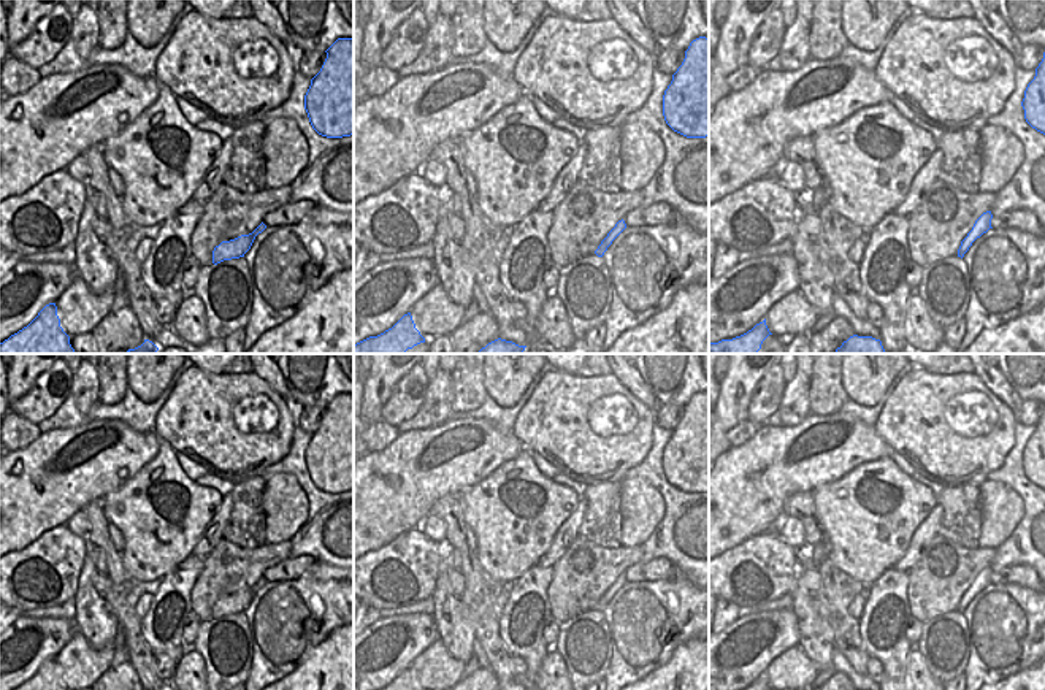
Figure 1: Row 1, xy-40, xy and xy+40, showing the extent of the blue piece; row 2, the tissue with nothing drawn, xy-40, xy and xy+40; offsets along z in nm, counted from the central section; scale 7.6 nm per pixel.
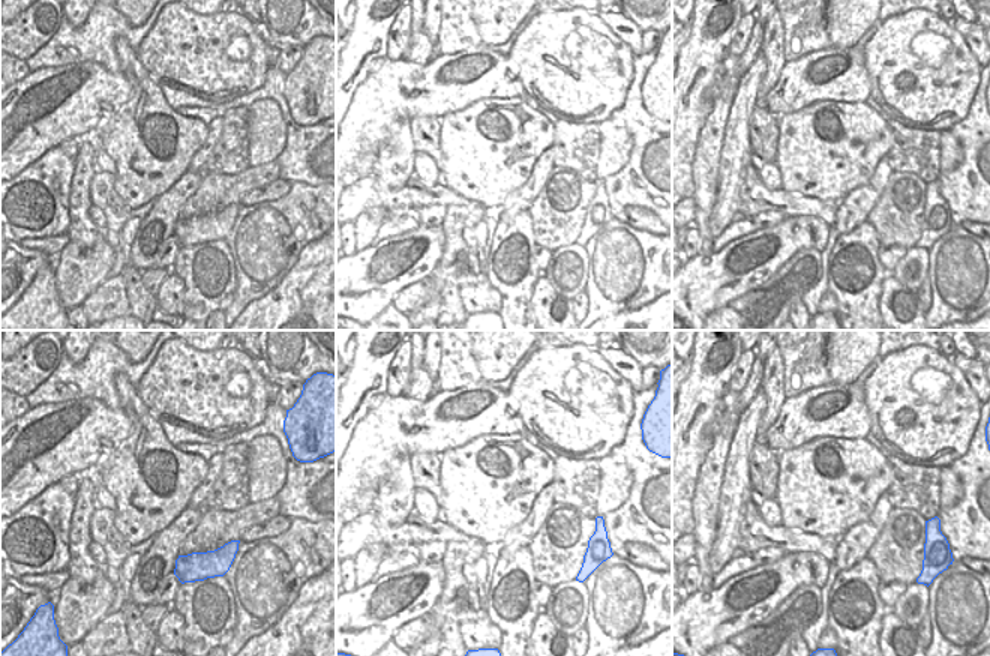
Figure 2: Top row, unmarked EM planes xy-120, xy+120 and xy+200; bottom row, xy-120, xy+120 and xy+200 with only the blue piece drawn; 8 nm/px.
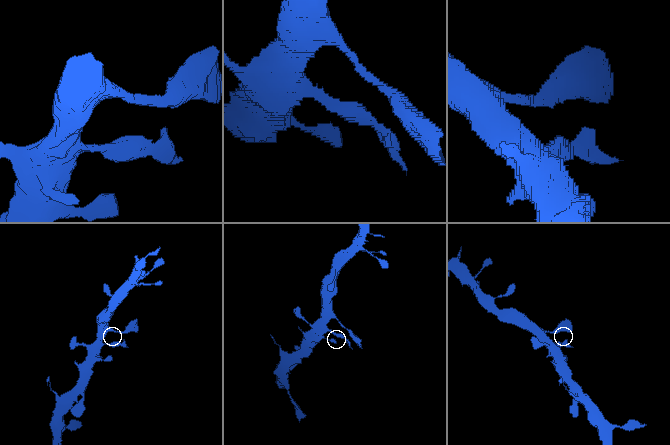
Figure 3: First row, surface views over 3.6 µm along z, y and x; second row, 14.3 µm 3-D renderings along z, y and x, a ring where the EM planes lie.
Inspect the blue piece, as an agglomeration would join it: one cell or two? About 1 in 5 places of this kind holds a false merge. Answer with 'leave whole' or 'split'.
leave whole

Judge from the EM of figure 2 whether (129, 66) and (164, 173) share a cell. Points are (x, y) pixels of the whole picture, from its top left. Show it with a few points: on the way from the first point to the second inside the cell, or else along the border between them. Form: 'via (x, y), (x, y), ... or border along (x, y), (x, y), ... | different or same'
via (143, 93), (143, 119), (147, 128), (149, 146) | same

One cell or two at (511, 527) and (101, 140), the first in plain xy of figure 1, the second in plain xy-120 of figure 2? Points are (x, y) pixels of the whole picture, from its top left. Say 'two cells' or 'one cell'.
one cell

